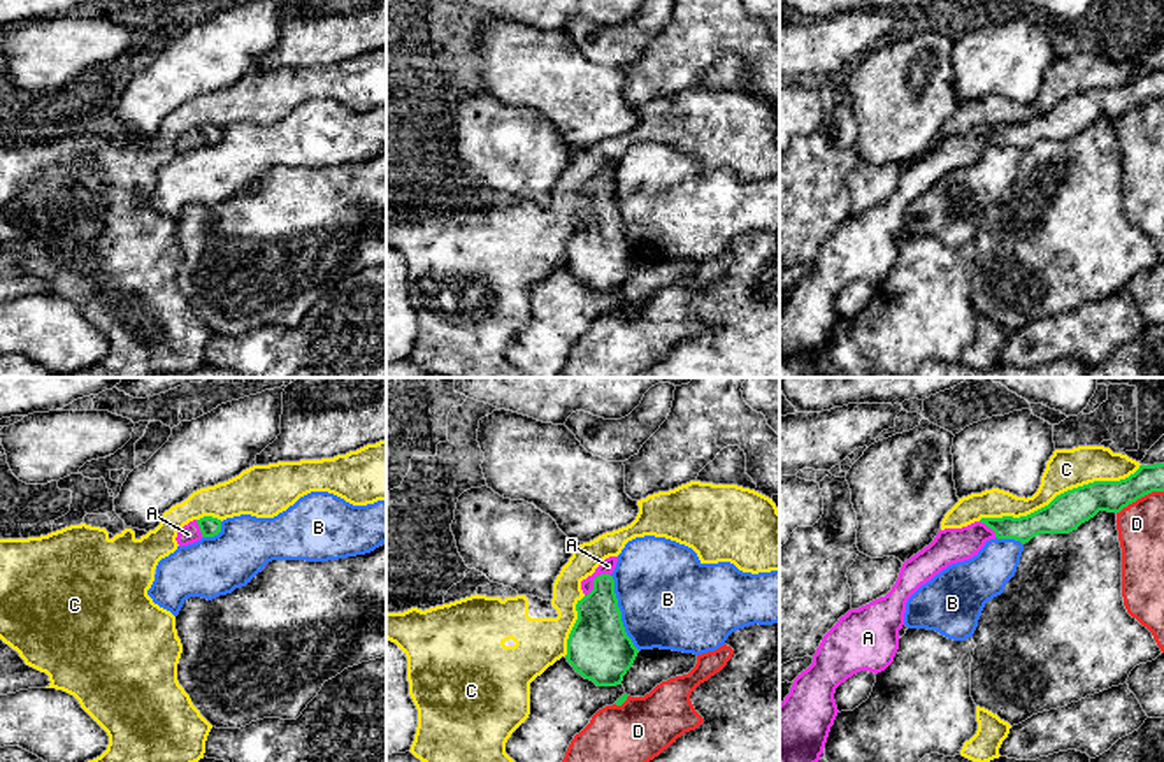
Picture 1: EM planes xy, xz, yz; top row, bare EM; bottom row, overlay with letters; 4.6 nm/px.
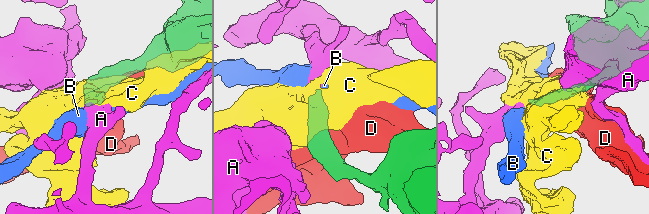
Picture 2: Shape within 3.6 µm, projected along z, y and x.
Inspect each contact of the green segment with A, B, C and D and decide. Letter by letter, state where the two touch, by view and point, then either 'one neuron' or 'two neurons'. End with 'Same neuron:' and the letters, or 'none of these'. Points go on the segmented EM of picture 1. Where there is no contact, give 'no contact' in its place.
A: contact xz (594, 580); one neuron
B: contact xz (620, 613); two neurons
C: contact yz (1061, 494); two neurons
D: contact yz (1140, 497); two neurons
Same neuron: A

